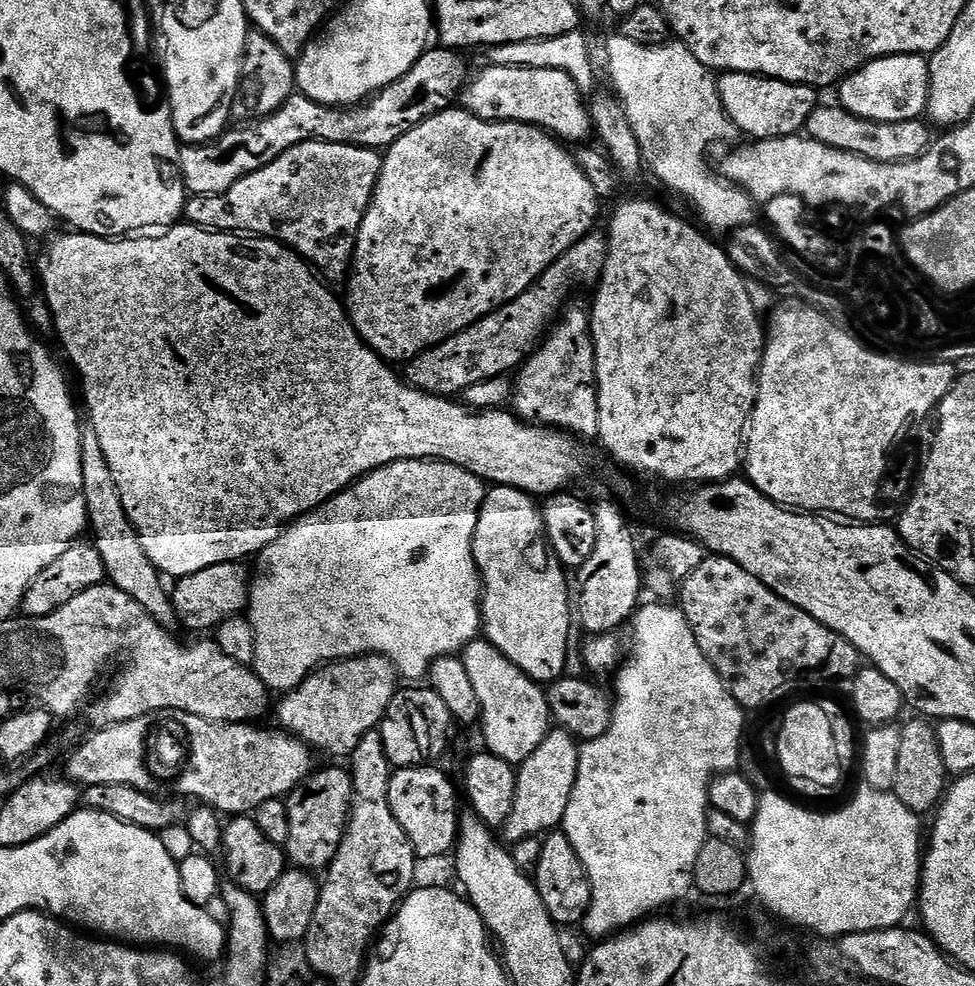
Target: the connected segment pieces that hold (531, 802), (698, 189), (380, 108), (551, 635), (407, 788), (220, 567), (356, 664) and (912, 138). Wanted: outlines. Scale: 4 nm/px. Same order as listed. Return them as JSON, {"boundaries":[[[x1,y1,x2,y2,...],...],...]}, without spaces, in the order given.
{"boundaries":[[[550,730,542,738,538,750,518,766,514,810,510,810,510,818,506,818,502,829,505,841,543,837,563,825,566,806,570,806,570,794,574,794,574,782,578,778,579,757,580,744,567,730]],[[619,34,613,36,608,44,608,76,612,79,610,88,624,107,626,118,634,130,634,138,638,138,640,154,646,168,670,191,677,192,682,199,692,203,693,210,700,215,701,225,709,224,712,228,728,228,727,230,751,225,754,201,748,197,747,192,717,174,704,157,708,144,716,144,734,132,732,119,726,114,722,98,716,89,717,77,712,69,698,62,698,58,690,54,687,46,679,42,659,44,658,47,651,48,645,44,630,42,630,38]],[[443,46,434,48,425,51,419,62,405,76,398,78,398,82,386,86,365,103,357,104,351,108,329,108,327,104,314,102,309,96,294,94,277,112,265,116,262,120,249,123,247,125,249,128,236,128,233,132,222,135,210,144,185,145,180,152,180,174,184,180,185,189,195,196,213,196,224,193,230,186,234,186,234,182,262,170,262,166,274,162,274,158,286,154,286,150,311,140,321,140,331,144,357,144,360,148,386,150,394,142,398,142,398,138,402,138,402,134,414,130,414,126,418,126,426,118,453,107,461,95,466,83,463,62,456,60,457,53,455,51]],[[497,484,489,487,484,493,484,501,478,514,472,549,474,550,476,569,480,571,480,582,482,585,480,619,482,621,483,635,506,659,514,662,514,666,518,666,518,670,522,670,531,680,535,680,537,684,548,686,565,675,564,667,568,664,568,635,572,632,572,624,574,628,574,604,570,599,570,588,568,592,568,580,564,577,566,575,565,569,562,567,560,559,556,557,556,552,552,549,552,545,546,539,544,514,541,505,539,503,536,505,532,500,535,499,529,493,521,488,512,487,509,484]],[[425,766,422,768,398,768,395,769,392,773,392,777,390,778,390,798,388,801,390,802,390,810,394,814,394,818,398,818,398,826,402,826,402,830,406,830,406,838,410,838,410,842,414,846,414,850,416,851,417,857,421,861,424,860,436,860,439,856,444,856,453,851,456,847,456,841,458,839,458,811,456,812,456,792,458,796,458,788,452,785,452,780,447,776,444,772,439,772,439,767,436,766]],[[225,558,215,563,207,563,196,571,186,573,175,581,176,589,171,589,170,595,173,606,180,617,183,627,197,628,197,633,204,634,209,630,219,628,221,621,226,617,241,615,248,606,248,589,250,587,250,568,244,564,235,564,235,559]],[[353,656,351,660,337,660,327,666,321,666,281,699,284,701,280,704,279,727,303,740,317,753,329,752,332,756,351,757,364,735,377,731,381,718,386,714,394,694,398,691,396,680,398,681,396,667,387,656]],[[817,106,810,114,806,132,811,139,831,148,841,148,844,152,854,152,858,156,865,156,883,164,898,164,902,160,915,160,927,152,930,143,929,125,927,123,924,125,924,123,923,119,893,124,860,120,839,106,833,106,833,108]]]}

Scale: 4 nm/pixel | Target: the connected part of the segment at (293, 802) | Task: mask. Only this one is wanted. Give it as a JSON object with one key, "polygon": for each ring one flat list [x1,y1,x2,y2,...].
{"polygon":[[347,767,324,768,313,771,286,797,290,818,290,838,286,856,295,867,313,874,327,869,338,854,344,832,348,828,348,814,352,811,352,774]]}

